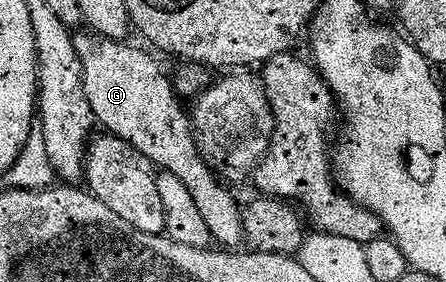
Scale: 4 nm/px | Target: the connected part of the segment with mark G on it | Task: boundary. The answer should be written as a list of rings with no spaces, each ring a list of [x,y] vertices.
[[[79,35],[76,43],[78,56],[82,59],[84,92],[94,111],[95,121],[101,127],[103,124],[109,135],[136,146],[151,164],[176,174],[180,182],[184,182],[188,194],[192,194],[200,218],[204,218],[211,237],[219,240],[219,245],[241,245],[244,240],[242,208],[234,201],[233,194],[210,173],[211,165],[198,148],[187,109],[182,109],[183,101],[171,77],[166,77],[165,70],[144,49],[133,48],[130,42],[90,36]]]

